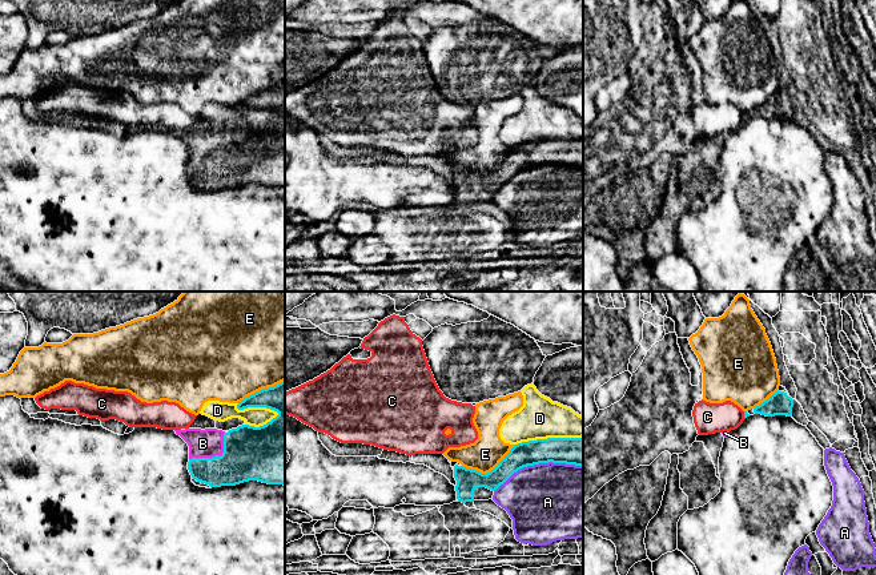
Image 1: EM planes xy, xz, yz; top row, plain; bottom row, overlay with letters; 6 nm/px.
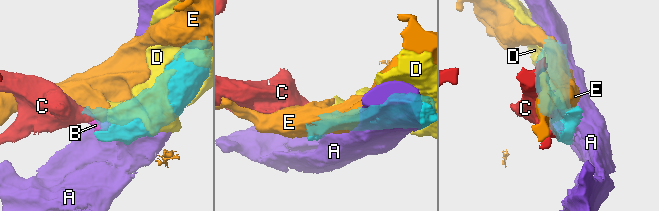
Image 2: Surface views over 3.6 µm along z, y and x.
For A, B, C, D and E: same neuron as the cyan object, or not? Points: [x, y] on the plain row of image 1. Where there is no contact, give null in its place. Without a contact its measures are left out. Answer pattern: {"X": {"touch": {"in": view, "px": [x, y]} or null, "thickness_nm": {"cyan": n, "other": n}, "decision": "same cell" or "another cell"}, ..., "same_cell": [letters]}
{"A": {"touch": {"in": "xz", "px": [538, 165]}, "thickness_nm": {"cyan": 160, "other": 480}, "decision": "another cell"}, "B": {"touch": {"in": "xy", "px": [216, 157]}, "thickness_nm": {"cyan": 320, "other": 180}, "decision": "same cell"}, "C": {"touch": {"in": "yz", "px": [744, 117]}, "thickness_nm": {"cyan": 30, "other": 190}, "decision": "another cell"}, "D": {"touch": {"in": "xy", "px": [257, 108]}, "thickness_nm": {"cyan": 280, "other": 120}, "decision": "another cell"}, "E": {"touch": {"in": "xz", "px": [490, 173]}, "thickness_nm": {"cyan": 150, "other": 200}, "decision": "another cell"}, "same_cell": ["B"]}

